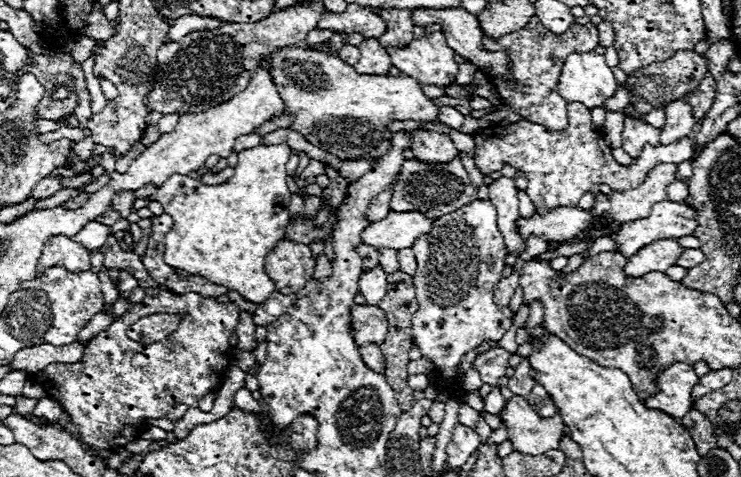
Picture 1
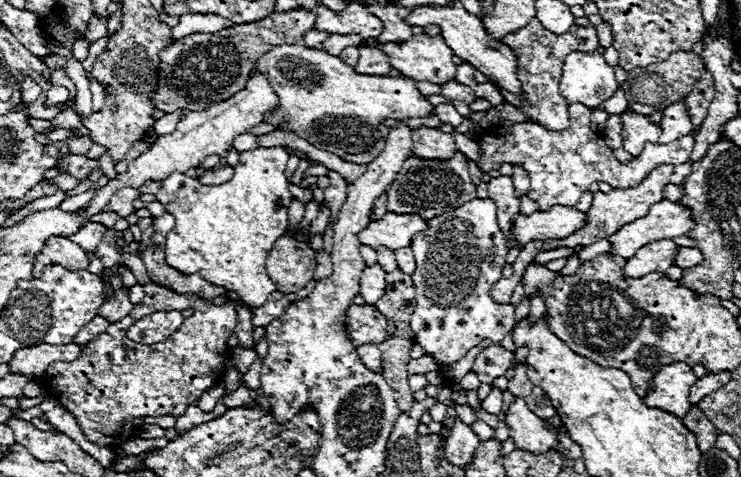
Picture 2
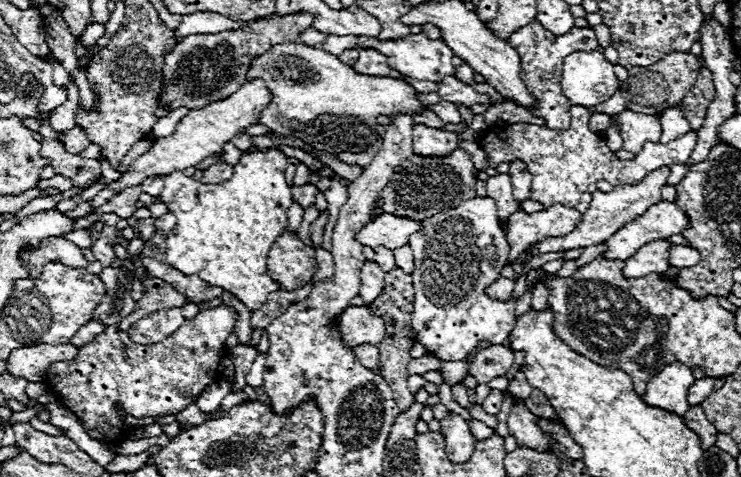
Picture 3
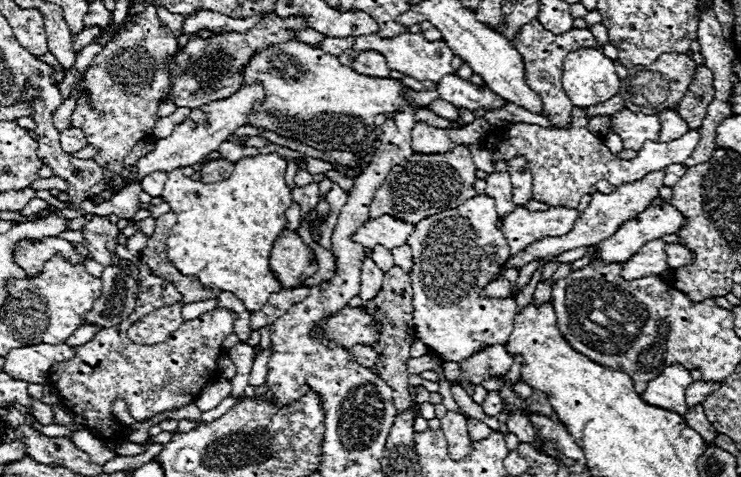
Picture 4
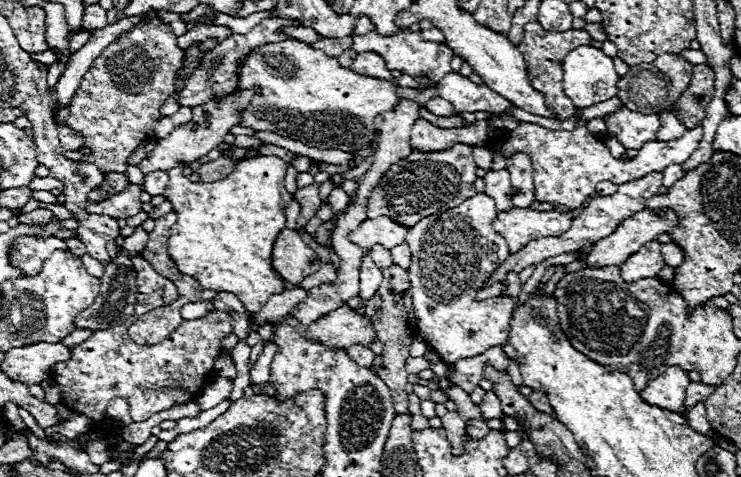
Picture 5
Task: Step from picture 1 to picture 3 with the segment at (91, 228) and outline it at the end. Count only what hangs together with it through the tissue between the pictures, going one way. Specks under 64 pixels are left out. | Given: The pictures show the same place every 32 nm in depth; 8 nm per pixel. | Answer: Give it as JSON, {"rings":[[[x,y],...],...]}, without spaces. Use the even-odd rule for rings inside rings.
{"rings":[[[74,230],[74,232],[68,232],[68,234],[62,234],[66,240],[72,240],[74,244],[78,244],[80,248],[90,248],[92,246],[92,240],[88,238],[88,230]]]}

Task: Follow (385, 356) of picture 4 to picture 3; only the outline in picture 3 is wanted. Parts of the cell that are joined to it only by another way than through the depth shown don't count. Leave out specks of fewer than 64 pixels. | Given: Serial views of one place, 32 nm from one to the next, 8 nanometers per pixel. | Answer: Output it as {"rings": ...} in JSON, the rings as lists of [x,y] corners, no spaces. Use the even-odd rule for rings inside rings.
{"rings":[[[394,268],[390,272],[386,272],[384,276],[384,292],[372,302],[366,304],[372,314],[380,316],[386,324],[386,336],[380,344],[376,344],[378,352],[380,352],[380,364],[378,364],[378,374],[386,380],[386,384],[396,392],[396,396],[400,400],[408,400],[408,404],[398,404],[398,410],[404,412],[404,408],[410,408],[414,404],[414,396],[408,390],[408,372],[406,372],[406,364],[410,360],[410,348],[416,340],[416,334],[412,332],[412,310],[414,310],[414,288],[412,288],[412,278],[410,274],[402,272],[400,268]]]}

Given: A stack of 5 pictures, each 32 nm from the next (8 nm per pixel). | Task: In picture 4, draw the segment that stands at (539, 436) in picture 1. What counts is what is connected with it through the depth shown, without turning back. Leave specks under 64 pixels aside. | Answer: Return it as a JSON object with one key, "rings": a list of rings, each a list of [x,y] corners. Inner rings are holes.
{"rings":[[[517,410],[511,413],[506,420],[506,426],[518,436],[520,442],[534,442],[534,428],[524,411]]]}

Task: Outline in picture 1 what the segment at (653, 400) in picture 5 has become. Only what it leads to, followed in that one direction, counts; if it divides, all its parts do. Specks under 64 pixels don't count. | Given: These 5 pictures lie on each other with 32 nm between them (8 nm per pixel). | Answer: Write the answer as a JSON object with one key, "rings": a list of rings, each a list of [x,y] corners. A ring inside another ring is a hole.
{"rings":[[[682,362],[666,366],[664,370],[660,370],[658,376],[660,392],[646,398],[644,404],[648,404],[648,408],[660,408],[670,416],[684,418],[692,406],[690,394],[696,384],[698,384],[698,376],[694,374],[692,366]]]}

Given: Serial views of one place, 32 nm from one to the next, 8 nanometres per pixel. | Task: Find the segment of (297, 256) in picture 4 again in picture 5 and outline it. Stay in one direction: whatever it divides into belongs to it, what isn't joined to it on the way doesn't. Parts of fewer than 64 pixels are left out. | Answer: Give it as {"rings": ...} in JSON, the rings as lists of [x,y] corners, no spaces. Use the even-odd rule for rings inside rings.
{"rings":[[[284,228],[276,238],[276,248],[272,254],[272,262],[276,264],[276,272],[284,276],[290,284],[300,284],[306,276],[320,270],[320,258],[316,252],[304,244],[302,236],[296,230]]]}

